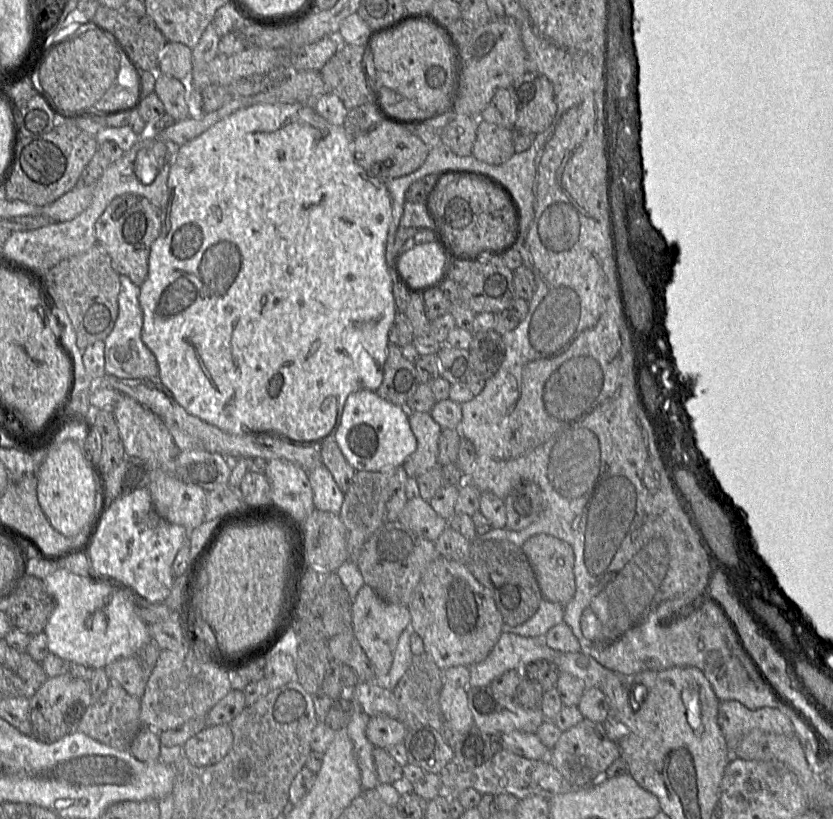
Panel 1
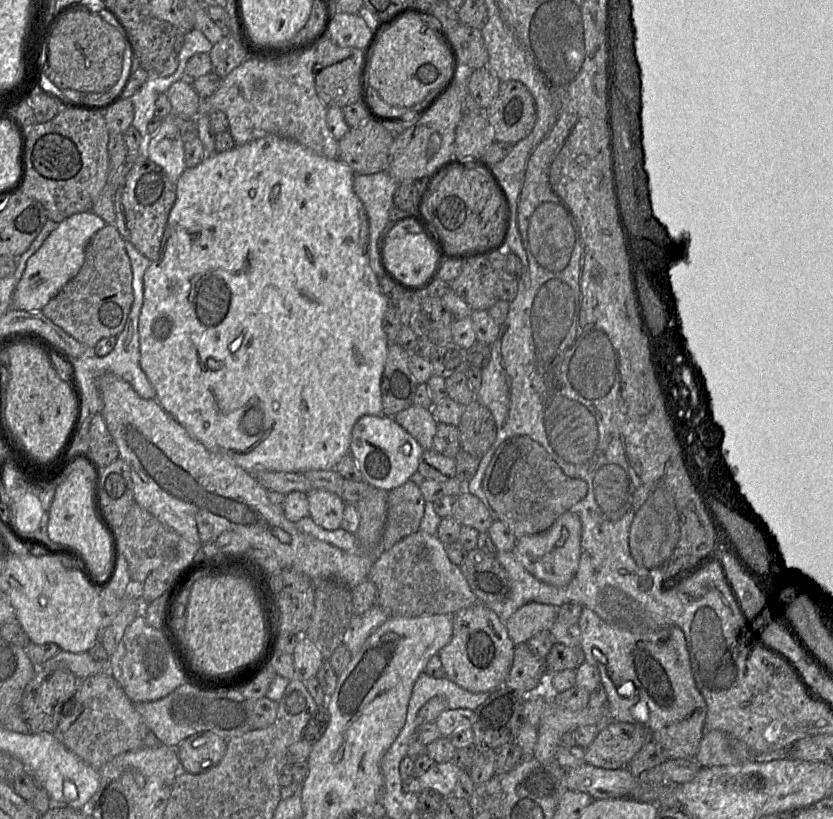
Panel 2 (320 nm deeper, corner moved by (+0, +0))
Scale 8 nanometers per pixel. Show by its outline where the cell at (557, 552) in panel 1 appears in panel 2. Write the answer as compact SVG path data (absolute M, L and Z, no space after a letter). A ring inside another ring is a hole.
M586 607L582 609L578 626L585 660L600 672L601 684L607 694L607 714L611 721L645 726L650 731L651 741L659 743L669 759L696 760L704 734L707 706L692 674L682 629L672 625L652 632L634 633L605 622Z

